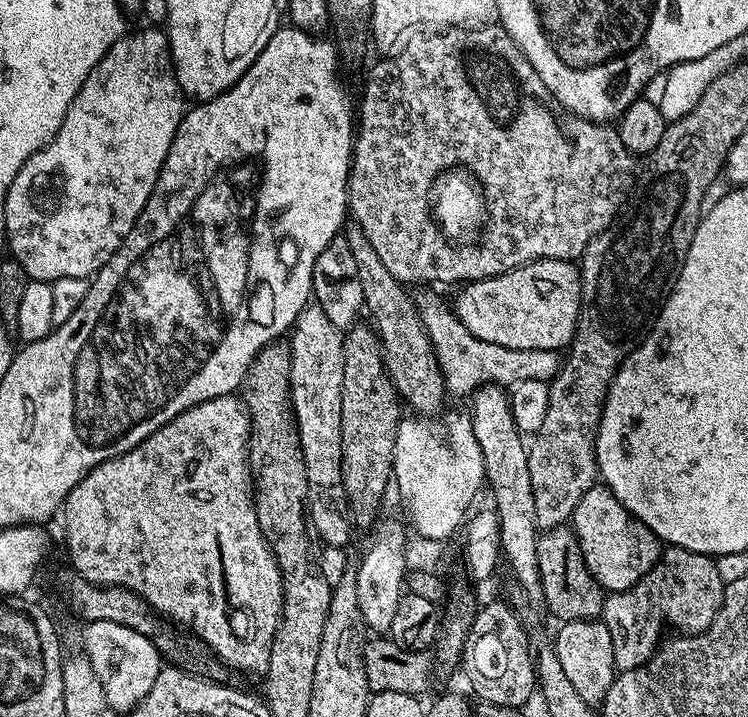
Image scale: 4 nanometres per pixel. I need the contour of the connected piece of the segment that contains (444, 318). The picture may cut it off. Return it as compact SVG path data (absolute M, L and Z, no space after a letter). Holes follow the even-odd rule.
M436 308L429 316L423 317L424 327L432 340L432 349L440 363L444 375L444 386L449 393L467 397L483 384L515 386L521 380L551 381L560 371L561 357L556 352L546 350L510 350L506 346L498 346L482 342L474 338L461 326L458 320L448 316ZM559 357L559 358L558 358Z

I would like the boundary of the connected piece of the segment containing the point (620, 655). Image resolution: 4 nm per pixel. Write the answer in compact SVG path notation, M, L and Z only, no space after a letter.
M665 547L660 561L634 587L627 588L624 592L611 593L605 599L602 609L602 623L609 630L615 671L617 673L635 673L635 668L642 667L652 655L655 657L662 644L660 635L663 634L667 624L681 628L680 632L684 634L700 633L707 630L719 609L723 594L724 589L719 575L716 573L713 557L705 556L702 552L688 552L684 548Z

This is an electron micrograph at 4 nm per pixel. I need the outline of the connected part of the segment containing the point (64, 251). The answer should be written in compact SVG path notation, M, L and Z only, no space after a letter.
M145 26L141 32L129 31L106 50L106 54L90 70L86 82L82 82L82 90L70 102L70 110L66 110L66 118L58 130L55 138L42 150L38 150L18 170L14 182L8 191L6 202L2 205L4 212L4 232L8 235L8 248L11 259L17 260L26 270L29 280L42 280L51 282L58 278L82 278L88 280L99 272L100 267L111 258L112 255L122 246L122 242L130 234L138 214L146 206L154 186L158 182L158 174L166 162L166 154L170 150L170 142L174 142L174 134L178 130L181 120L185 119L186 97L180 89L180 83L176 77L176 69L172 66L172 51L168 48L168 37L159 27Z

